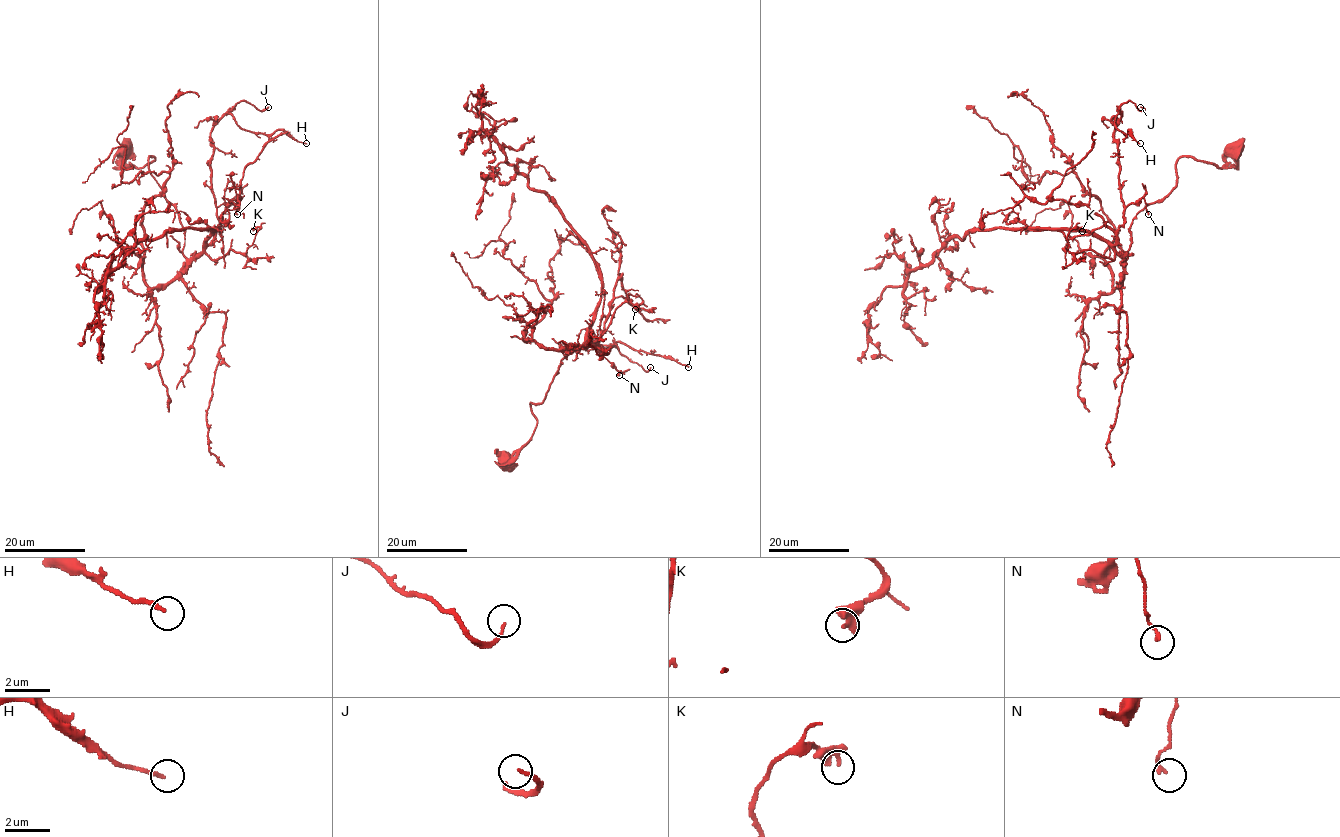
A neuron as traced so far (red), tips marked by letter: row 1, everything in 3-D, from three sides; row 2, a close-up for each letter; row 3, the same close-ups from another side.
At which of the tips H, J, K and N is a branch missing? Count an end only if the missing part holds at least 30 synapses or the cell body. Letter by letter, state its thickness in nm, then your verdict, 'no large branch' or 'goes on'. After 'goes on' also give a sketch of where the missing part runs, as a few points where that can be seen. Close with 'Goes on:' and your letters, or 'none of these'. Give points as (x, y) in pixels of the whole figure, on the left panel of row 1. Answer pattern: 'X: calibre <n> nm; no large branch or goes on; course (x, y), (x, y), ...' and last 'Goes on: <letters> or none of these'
H: calibre 160 nm; no large branch
J: calibre 140 nm; no large branch
K: calibre 240 nm; no large branch
N: calibre 140 nm; no large branch
Goes on: none of these

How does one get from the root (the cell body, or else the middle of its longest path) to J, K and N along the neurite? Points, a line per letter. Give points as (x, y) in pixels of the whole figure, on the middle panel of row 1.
J: (507, 464), (530, 438), (530, 402), (542, 401), (565, 355), (586, 341), (601, 351), (592, 340), (650, 367)
K: (507, 464), (530, 438), (530, 402), (542, 401), (565, 355), (595, 341), (630, 294), (642, 300), (635, 309)
N: (507, 464), (530, 438), (536, 425), (530, 402), (542, 401), (565, 355), (586, 341), (597, 343), (619, 375)

